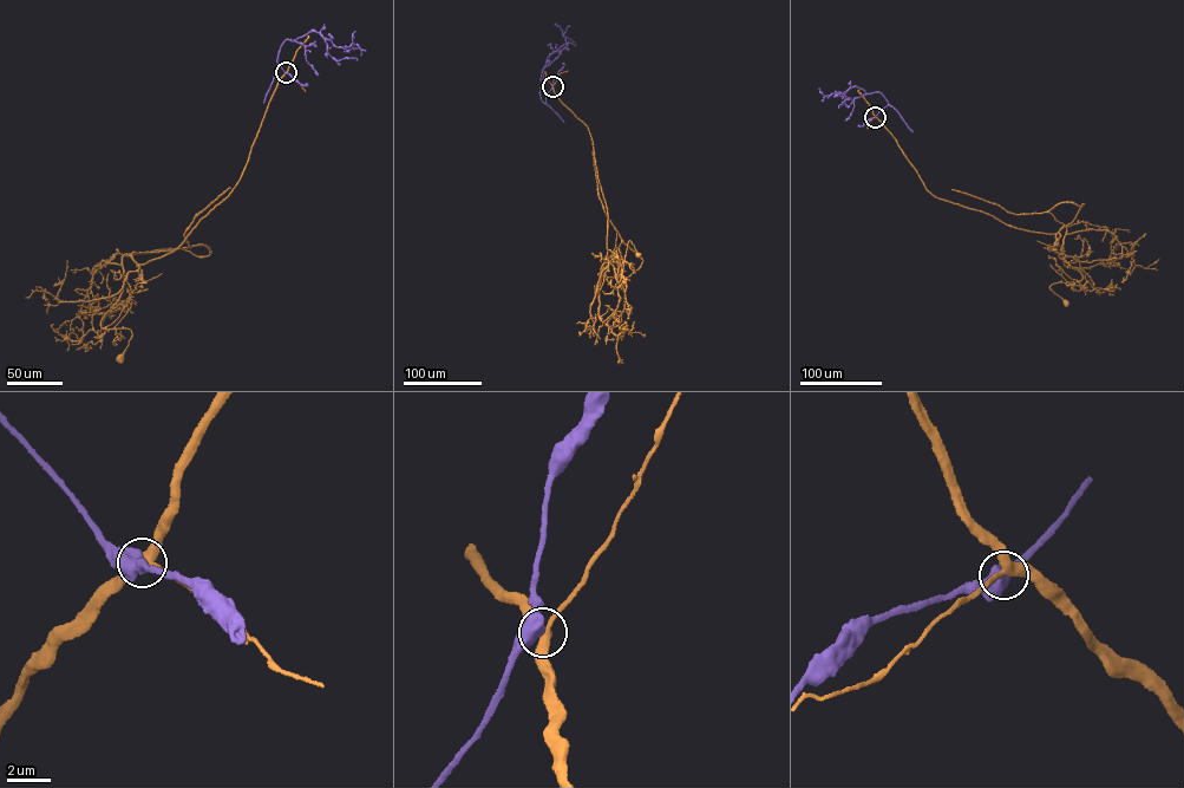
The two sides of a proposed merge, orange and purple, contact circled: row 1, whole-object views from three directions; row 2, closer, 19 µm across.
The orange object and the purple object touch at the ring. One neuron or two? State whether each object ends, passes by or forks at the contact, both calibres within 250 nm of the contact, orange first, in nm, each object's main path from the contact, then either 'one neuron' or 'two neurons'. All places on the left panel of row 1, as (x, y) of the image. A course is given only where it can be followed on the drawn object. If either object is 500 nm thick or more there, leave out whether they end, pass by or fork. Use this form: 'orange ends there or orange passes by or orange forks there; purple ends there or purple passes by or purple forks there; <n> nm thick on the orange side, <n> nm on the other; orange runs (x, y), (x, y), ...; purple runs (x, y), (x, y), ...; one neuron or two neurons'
360 nm thick on the orange side, 700 nm on the other; orange runs (286, 72), (228, 196), (172, 252), (141, 265), (123, 256), (123, 292), (100, 323), (131, 330), (119, 358); purple runs (286, 72), (276, 60), (285, 40), (314, 31), (348, 51), (354, 44), (355, 31); one neuron

